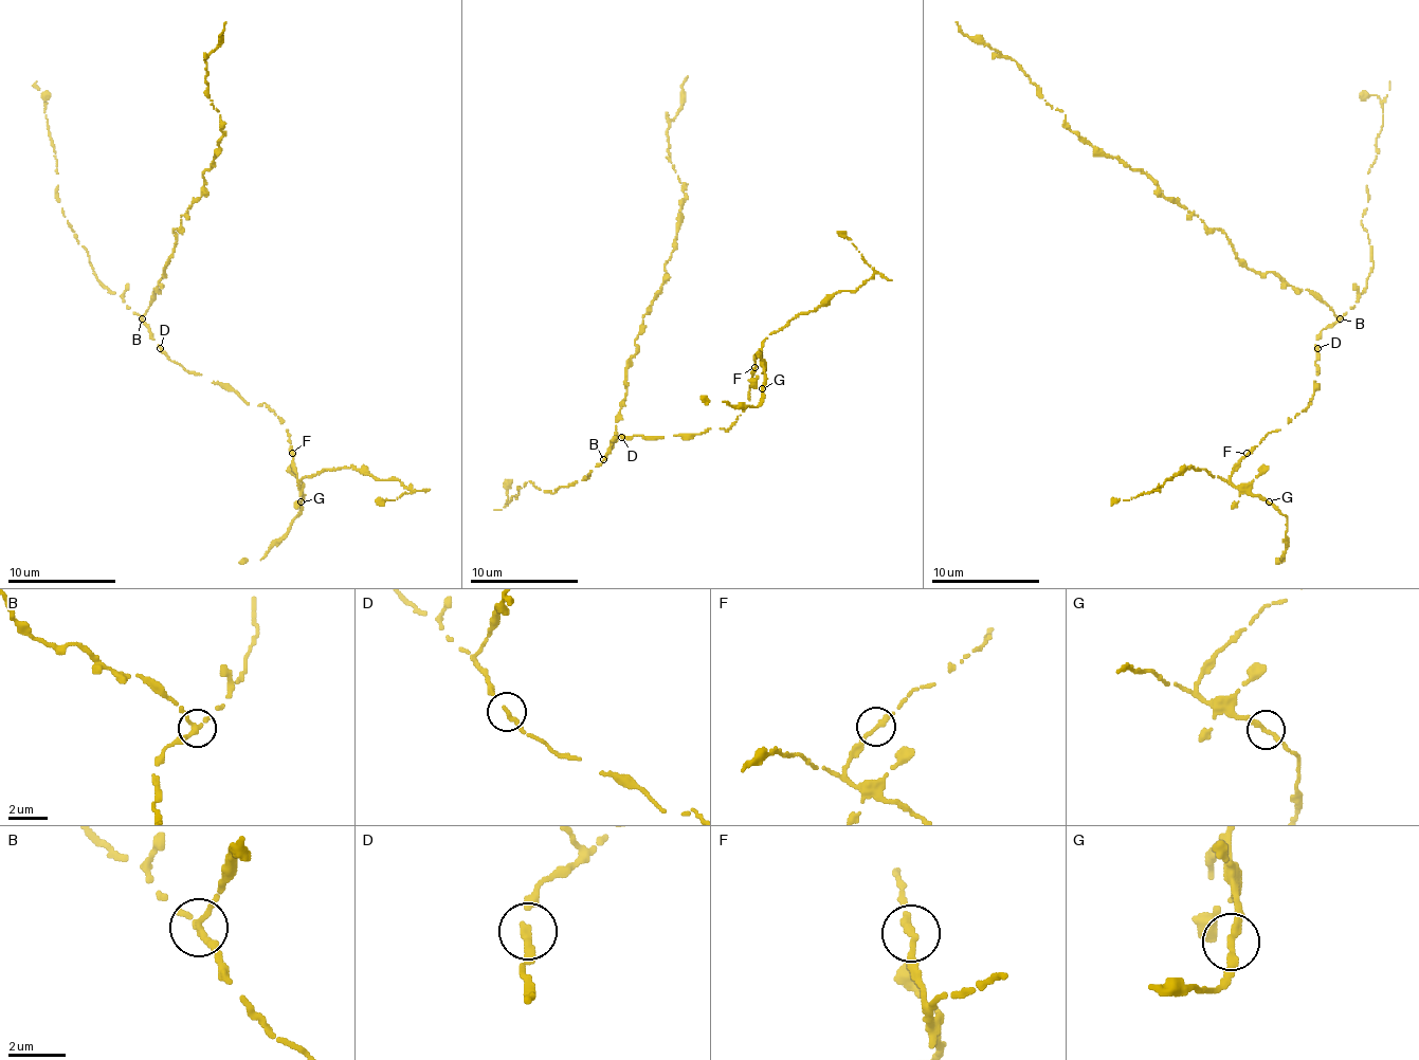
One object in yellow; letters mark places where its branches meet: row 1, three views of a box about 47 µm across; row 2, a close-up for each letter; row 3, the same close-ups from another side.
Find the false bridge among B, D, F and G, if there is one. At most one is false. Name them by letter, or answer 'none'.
B

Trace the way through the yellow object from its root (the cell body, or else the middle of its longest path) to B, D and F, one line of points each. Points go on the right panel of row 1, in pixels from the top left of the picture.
B: (1328, 305), (1339, 318)
D: (1328, 305), (1339, 318), (1320, 332), (1314, 345), (1317, 348)
F: (1328, 305), (1339, 318), (1320, 332), (1314, 345), (1317, 375), (1312, 402), (1295, 418), (1269, 432), (1247, 453)

